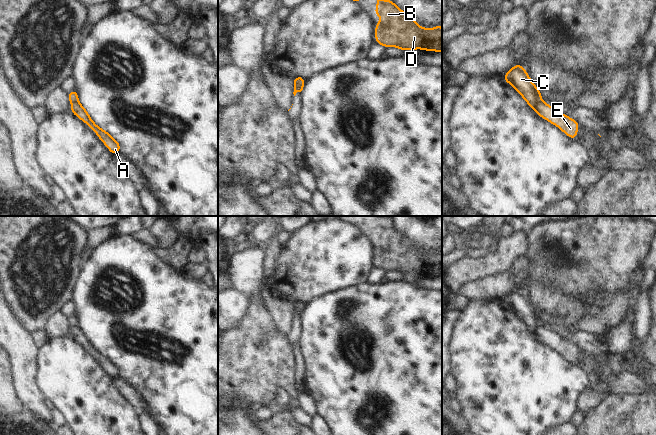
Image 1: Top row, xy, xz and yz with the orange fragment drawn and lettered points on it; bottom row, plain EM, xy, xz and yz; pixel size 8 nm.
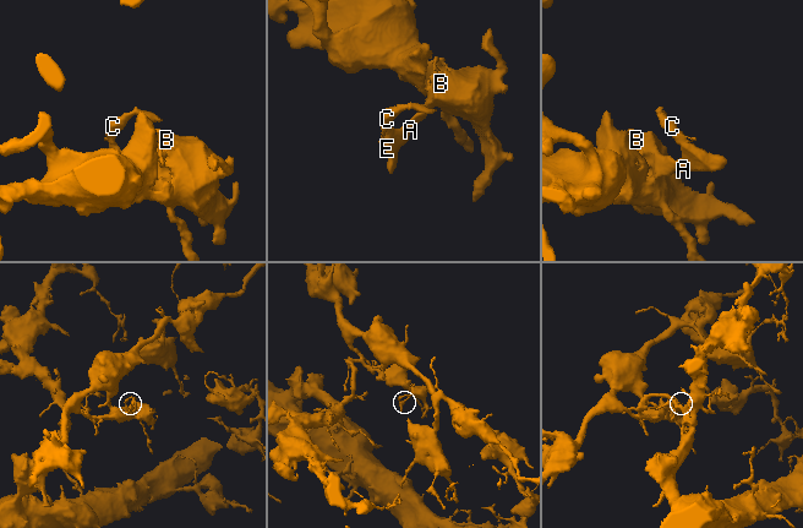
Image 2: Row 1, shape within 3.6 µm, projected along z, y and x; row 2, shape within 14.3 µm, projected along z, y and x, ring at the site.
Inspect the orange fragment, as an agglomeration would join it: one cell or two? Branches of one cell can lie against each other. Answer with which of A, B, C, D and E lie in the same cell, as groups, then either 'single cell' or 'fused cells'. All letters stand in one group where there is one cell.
A B D E / C | fused cells

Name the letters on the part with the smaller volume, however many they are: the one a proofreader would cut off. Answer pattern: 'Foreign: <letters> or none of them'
Foreign: C

